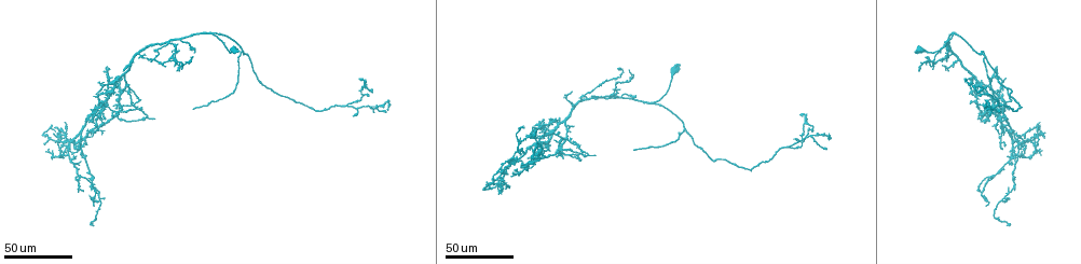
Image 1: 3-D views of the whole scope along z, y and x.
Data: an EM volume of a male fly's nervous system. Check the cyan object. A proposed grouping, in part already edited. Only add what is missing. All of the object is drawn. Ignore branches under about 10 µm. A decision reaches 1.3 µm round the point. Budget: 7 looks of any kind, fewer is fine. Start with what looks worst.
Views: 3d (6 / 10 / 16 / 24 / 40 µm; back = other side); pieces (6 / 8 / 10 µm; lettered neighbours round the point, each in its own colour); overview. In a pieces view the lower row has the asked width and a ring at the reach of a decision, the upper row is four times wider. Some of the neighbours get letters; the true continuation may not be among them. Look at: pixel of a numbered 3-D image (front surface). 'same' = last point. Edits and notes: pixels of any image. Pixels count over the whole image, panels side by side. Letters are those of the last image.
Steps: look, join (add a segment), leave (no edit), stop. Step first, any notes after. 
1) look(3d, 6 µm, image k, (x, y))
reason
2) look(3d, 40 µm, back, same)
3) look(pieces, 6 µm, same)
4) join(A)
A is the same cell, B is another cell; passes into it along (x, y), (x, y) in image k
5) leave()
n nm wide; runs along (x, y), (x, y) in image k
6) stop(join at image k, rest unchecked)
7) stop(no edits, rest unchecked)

look(3d, 24 µm, image 1, (195, 109))
branch stops here

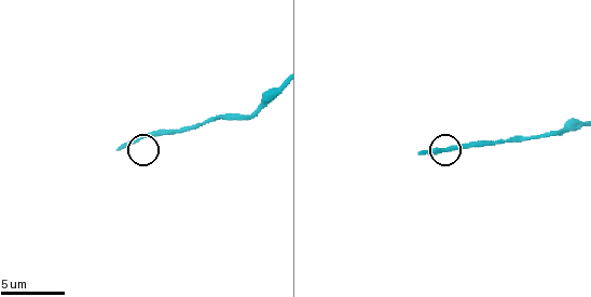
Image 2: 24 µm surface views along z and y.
look(3d, 10 µm, image 2, (420, 154))

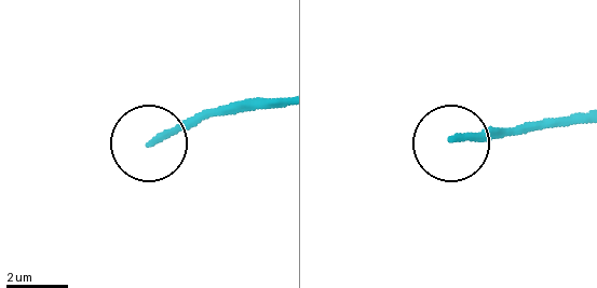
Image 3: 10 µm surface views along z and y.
look(pieces, 10 µm, image 3, (155, 142))

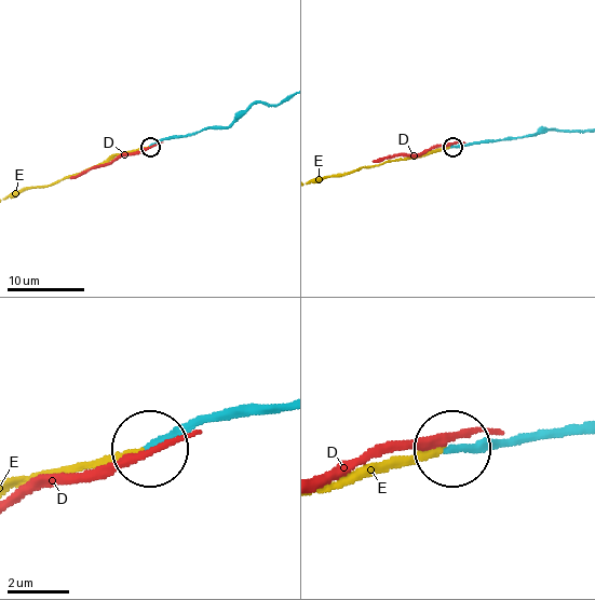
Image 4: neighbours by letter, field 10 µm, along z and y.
join(E)
200 nm wide; E is the same cell, D is another cell; passes into it along (471, 144), (336, 175) in image 4; it goes on there

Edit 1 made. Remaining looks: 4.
look(3d, 24 µm, image 1, (564, 158))
thin end

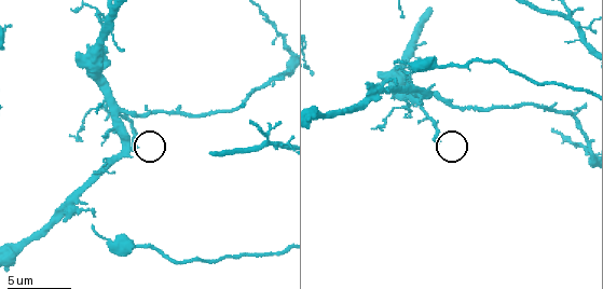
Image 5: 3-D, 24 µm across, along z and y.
look(pieces, 8 µm, image 5, (133, 148))
see the neighbours

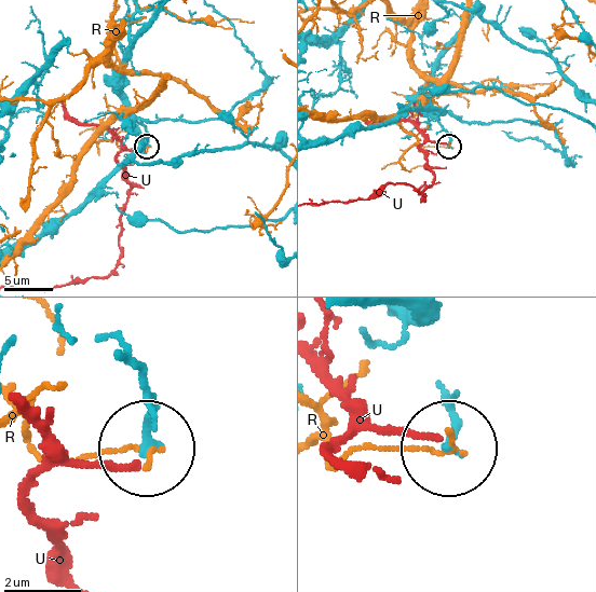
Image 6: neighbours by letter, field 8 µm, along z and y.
leave()
190 nm wide; R and U are other cells; runs along (137, 371), (147, 445) in image 6; no lettered segment goes on from it

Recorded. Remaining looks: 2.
look(3d, 24 µm, image 1, (1024, 155))
long arm stops here

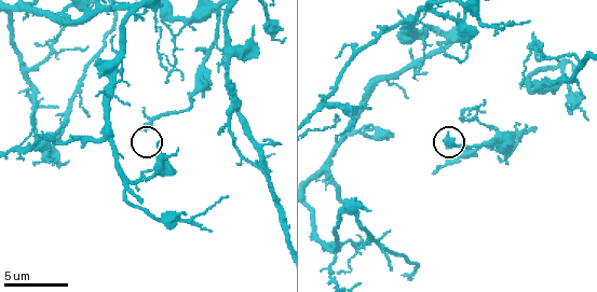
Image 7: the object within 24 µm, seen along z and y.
look(pieces, 8 µm, image 7, (447, 134))

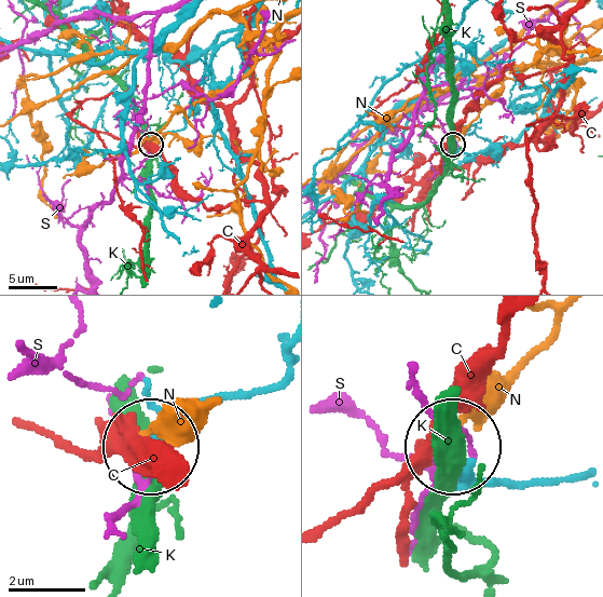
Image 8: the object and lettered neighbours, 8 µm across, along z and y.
leave()
C, K, N and S are other cells; none of them fits

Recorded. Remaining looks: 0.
stop(join at image 4, rest unchecked)

